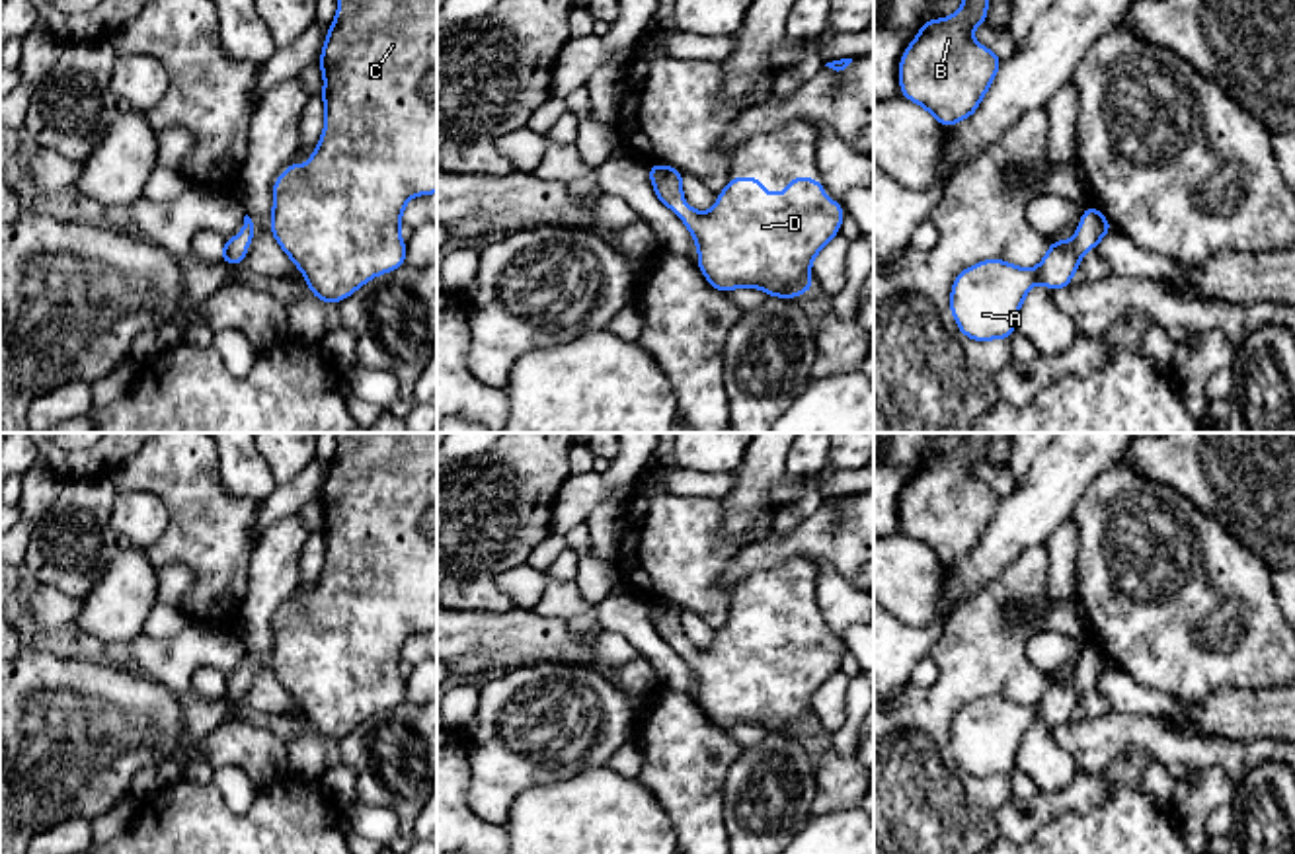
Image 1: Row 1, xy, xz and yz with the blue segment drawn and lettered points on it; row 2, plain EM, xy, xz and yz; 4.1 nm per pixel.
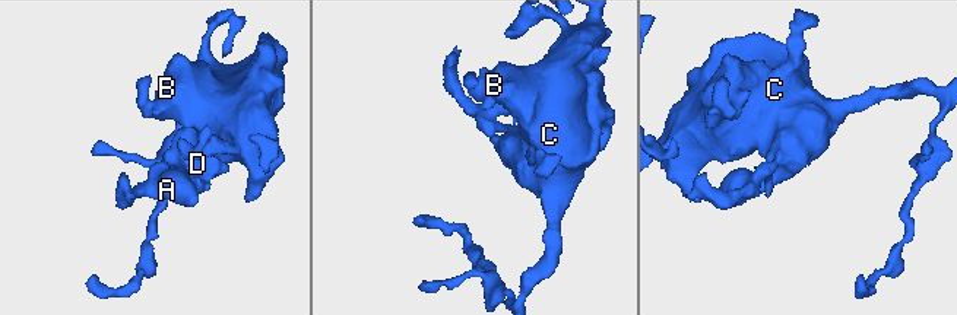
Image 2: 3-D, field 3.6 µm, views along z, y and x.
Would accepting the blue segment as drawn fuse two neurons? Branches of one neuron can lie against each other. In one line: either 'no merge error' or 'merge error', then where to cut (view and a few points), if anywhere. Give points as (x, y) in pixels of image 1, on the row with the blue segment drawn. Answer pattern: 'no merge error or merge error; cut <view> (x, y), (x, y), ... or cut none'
no merge error; cut none

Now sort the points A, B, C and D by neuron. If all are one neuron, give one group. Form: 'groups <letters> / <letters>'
groups A B C D

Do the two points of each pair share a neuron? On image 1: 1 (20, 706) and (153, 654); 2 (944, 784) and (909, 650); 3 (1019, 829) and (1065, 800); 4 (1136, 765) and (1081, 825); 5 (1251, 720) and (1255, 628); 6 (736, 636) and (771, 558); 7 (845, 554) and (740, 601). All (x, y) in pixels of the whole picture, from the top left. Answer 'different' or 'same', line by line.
1: different
2: different
3: same
4: same
5: different
6: different
7: different

